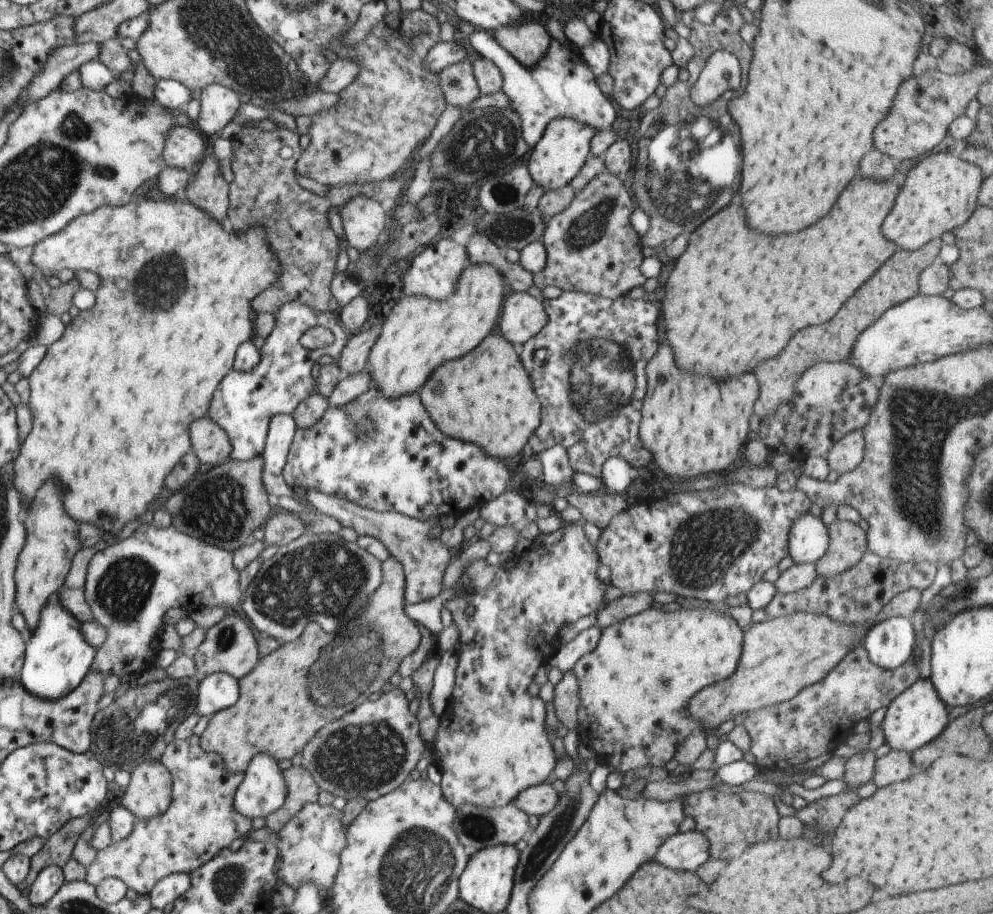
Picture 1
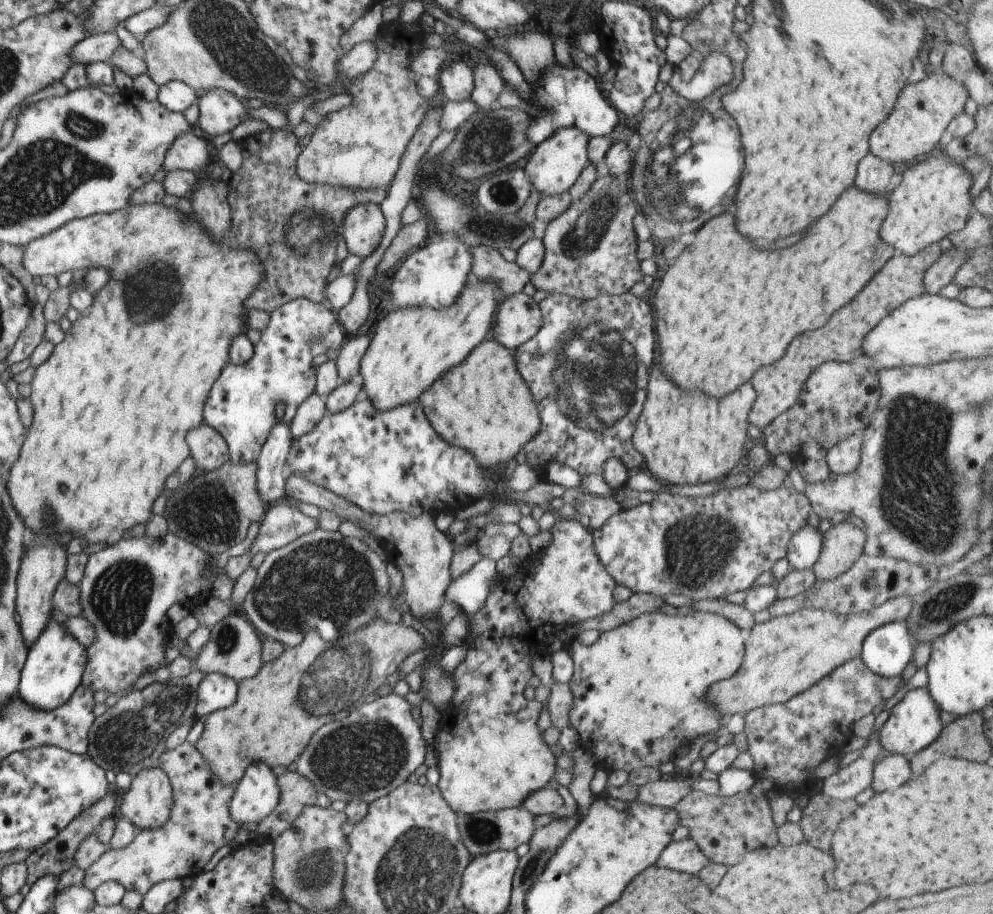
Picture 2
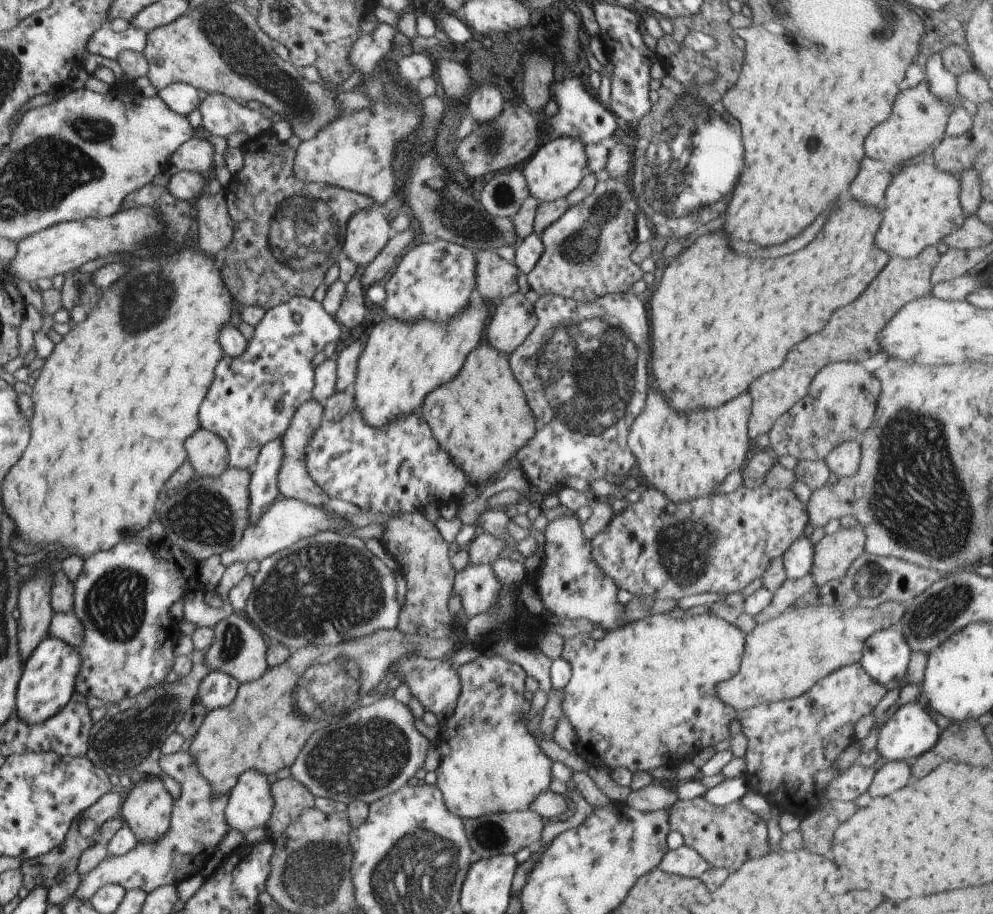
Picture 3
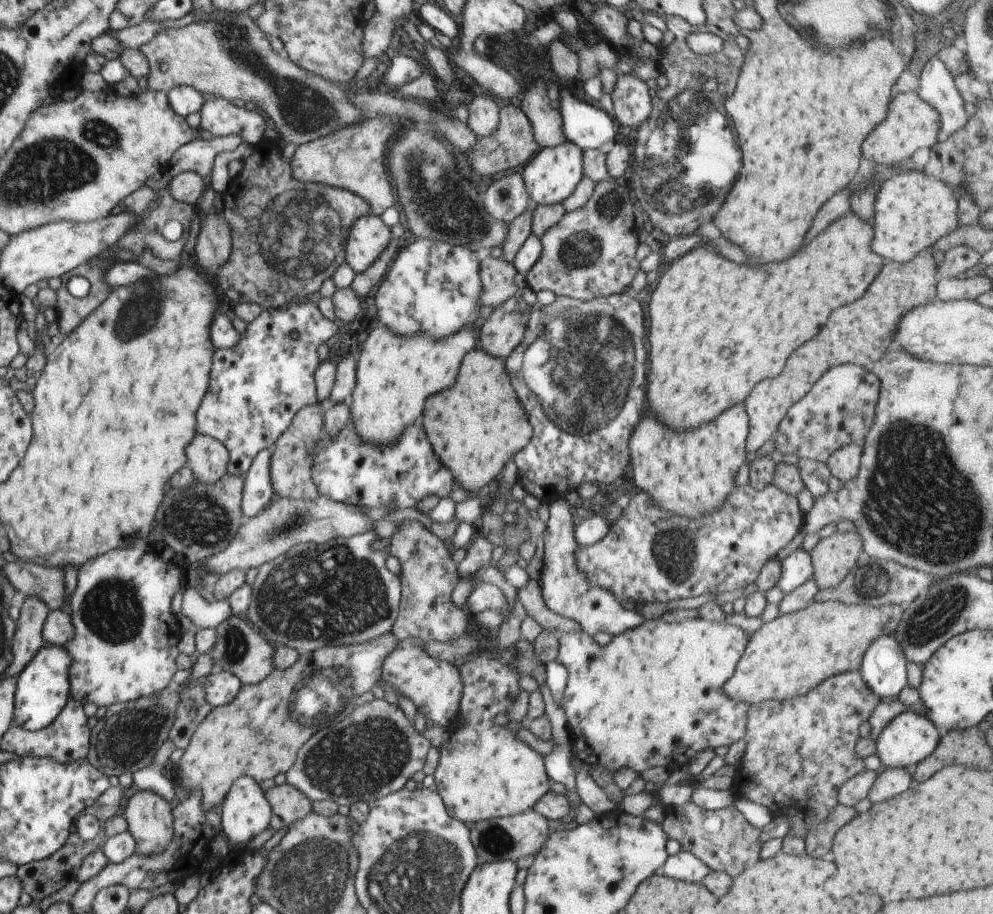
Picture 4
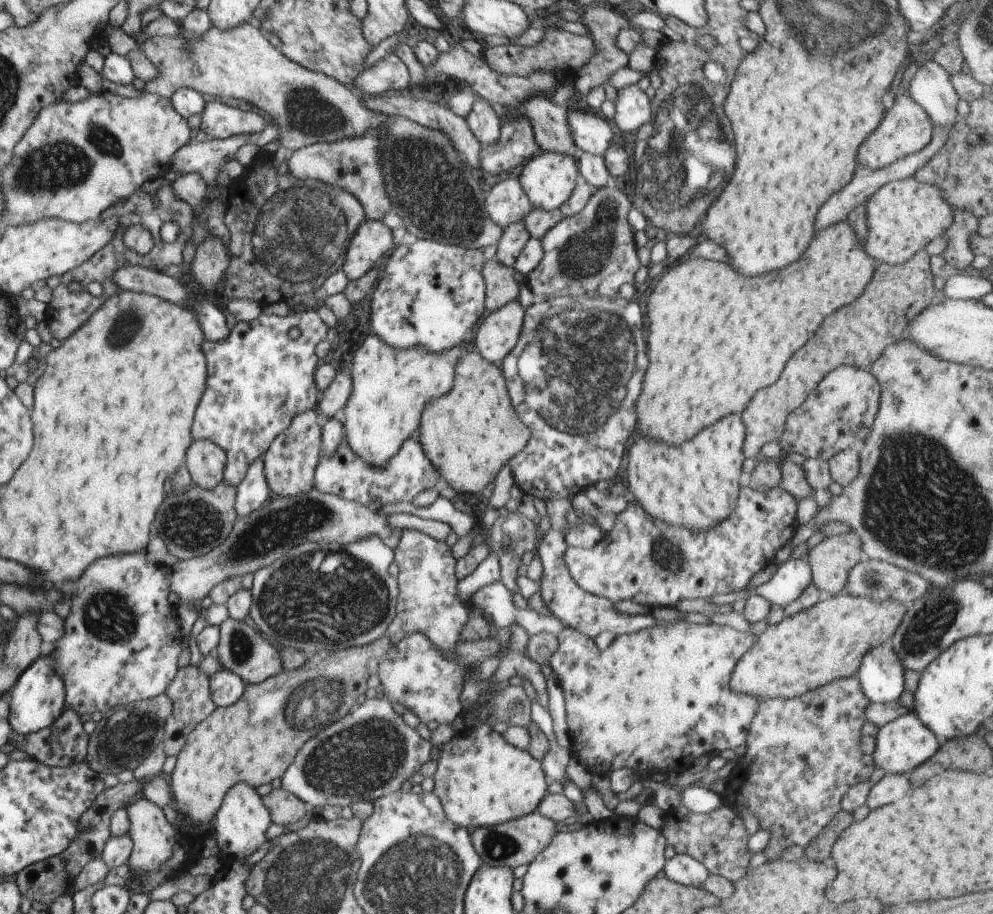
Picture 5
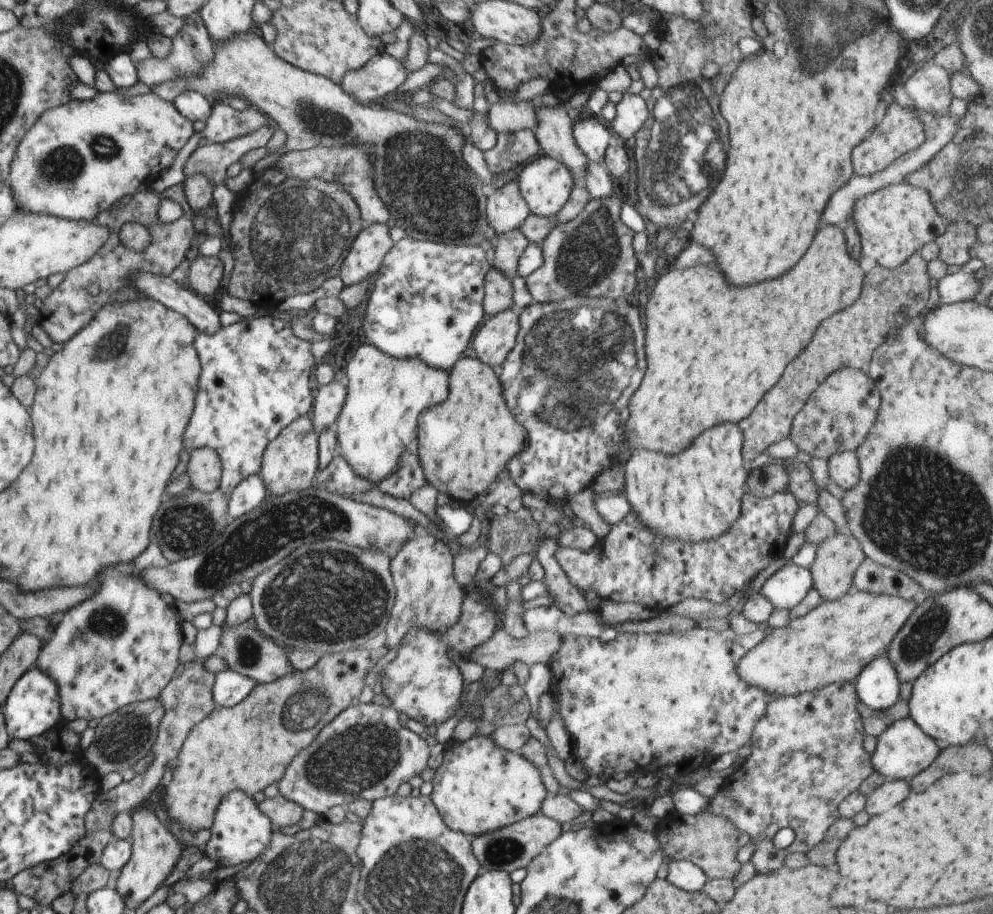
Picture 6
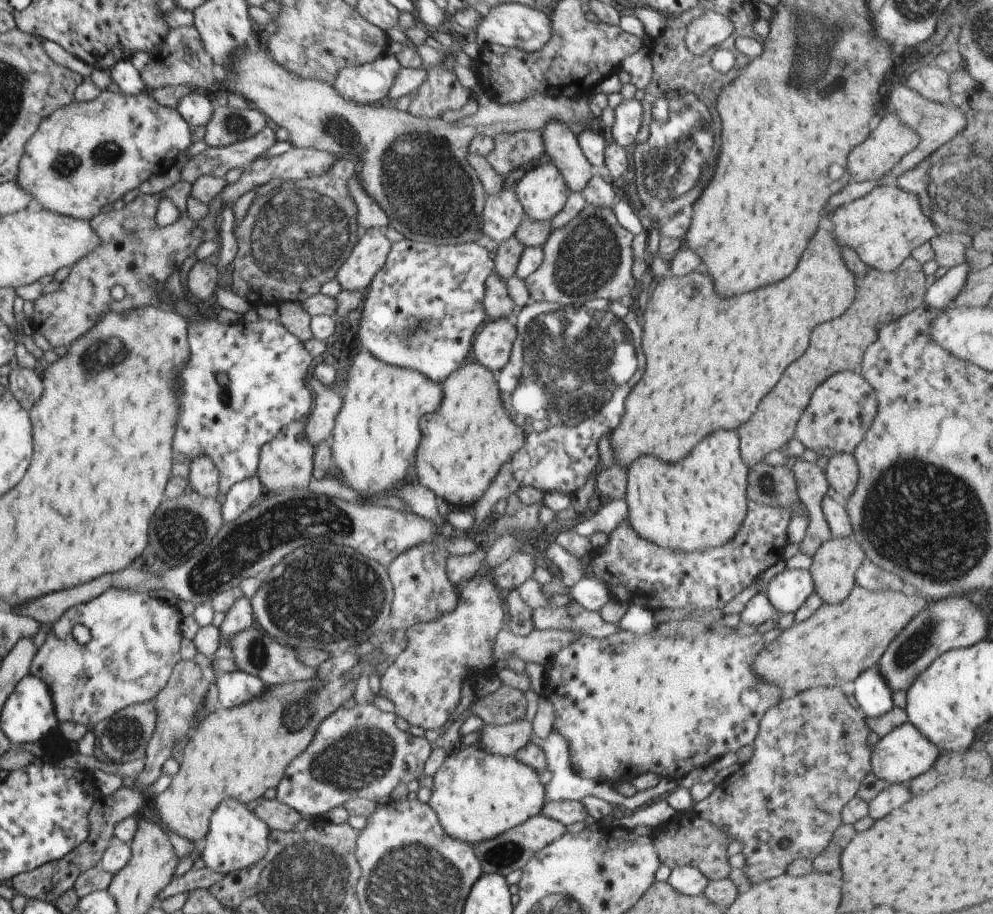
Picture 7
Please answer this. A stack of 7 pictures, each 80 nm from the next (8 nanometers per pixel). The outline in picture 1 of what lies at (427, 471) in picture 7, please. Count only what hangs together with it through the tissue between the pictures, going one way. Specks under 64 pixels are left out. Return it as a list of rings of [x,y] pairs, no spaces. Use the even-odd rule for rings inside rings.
[[[488,334],[486,340],[482,340],[482,344],[480,344],[478,348],[474,348],[472,352],[468,352],[466,356],[456,358],[456,360],[450,360],[450,362],[444,362],[442,366],[438,366],[438,370],[434,370],[434,376],[428,378],[428,382],[420,388],[418,395],[421,398],[423,406],[426,407],[426,410],[430,413],[432,420],[445,435],[480,445],[487,452],[487,455],[493,456],[494,458],[512,460],[523,450],[541,423],[541,404],[538,398],[536,398],[536,394],[534,394],[532,382],[533,380],[530,380],[528,372],[524,370],[524,364],[522,364],[522,360],[520,360],[520,356],[514,352],[514,346],[512,346],[508,340],[504,340],[504,337],[500,336],[500,334]]]

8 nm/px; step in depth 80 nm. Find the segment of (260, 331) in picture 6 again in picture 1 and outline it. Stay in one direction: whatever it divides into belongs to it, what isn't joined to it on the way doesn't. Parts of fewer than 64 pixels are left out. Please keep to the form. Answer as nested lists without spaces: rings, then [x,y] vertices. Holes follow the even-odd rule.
[[[289,301],[280,307],[275,314],[274,330],[261,348],[260,362],[250,372],[227,372],[209,406],[208,416],[229,436],[230,459],[247,461],[263,454],[271,418],[278,413],[293,414],[298,404],[313,392],[312,368],[318,358],[325,354],[338,356],[349,337],[336,313],[315,311],[301,301]],[[315,326],[329,328],[334,333],[335,339],[330,346],[314,350],[302,346],[301,336]]]

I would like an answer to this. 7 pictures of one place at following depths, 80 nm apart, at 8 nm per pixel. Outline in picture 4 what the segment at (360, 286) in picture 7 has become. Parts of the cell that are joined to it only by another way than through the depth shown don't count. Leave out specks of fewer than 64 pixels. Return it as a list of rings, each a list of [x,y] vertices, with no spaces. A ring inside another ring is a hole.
[[[370,213],[355,220],[345,246],[345,262],[356,273],[363,273],[391,243],[393,234],[380,215]]]

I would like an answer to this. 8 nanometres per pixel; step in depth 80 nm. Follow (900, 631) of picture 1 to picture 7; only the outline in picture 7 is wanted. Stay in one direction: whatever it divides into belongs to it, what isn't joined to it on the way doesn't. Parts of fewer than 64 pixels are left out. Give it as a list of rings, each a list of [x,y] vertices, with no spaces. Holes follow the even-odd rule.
[[[876,666],[862,672],[849,690],[859,704],[858,709],[865,713],[866,719],[882,716],[895,705],[890,685]]]

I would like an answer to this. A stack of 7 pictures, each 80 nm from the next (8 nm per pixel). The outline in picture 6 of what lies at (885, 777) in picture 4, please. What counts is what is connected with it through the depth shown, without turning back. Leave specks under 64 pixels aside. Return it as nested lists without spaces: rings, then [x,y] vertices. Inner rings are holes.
[[[904,779],[886,780],[874,789],[870,795],[866,796],[865,810],[870,816],[880,814],[880,812],[892,808],[894,804],[902,802],[908,794],[910,794],[910,788],[908,788],[908,784],[904,782]]]

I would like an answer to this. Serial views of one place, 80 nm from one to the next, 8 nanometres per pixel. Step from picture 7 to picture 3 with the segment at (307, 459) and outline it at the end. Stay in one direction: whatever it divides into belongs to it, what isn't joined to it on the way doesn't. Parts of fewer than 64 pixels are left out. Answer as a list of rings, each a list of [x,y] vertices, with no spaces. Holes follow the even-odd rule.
[[[312,398],[308,402],[299,406],[286,429],[282,438],[284,445],[284,458],[278,475],[278,488],[281,498],[298,499],[299,501],[322,507],[330,500],[327,494],[312,480],[303,461],[305,446],[310,442],[314,431],[320,426],[325,415],[323,405],[316,399]]]

